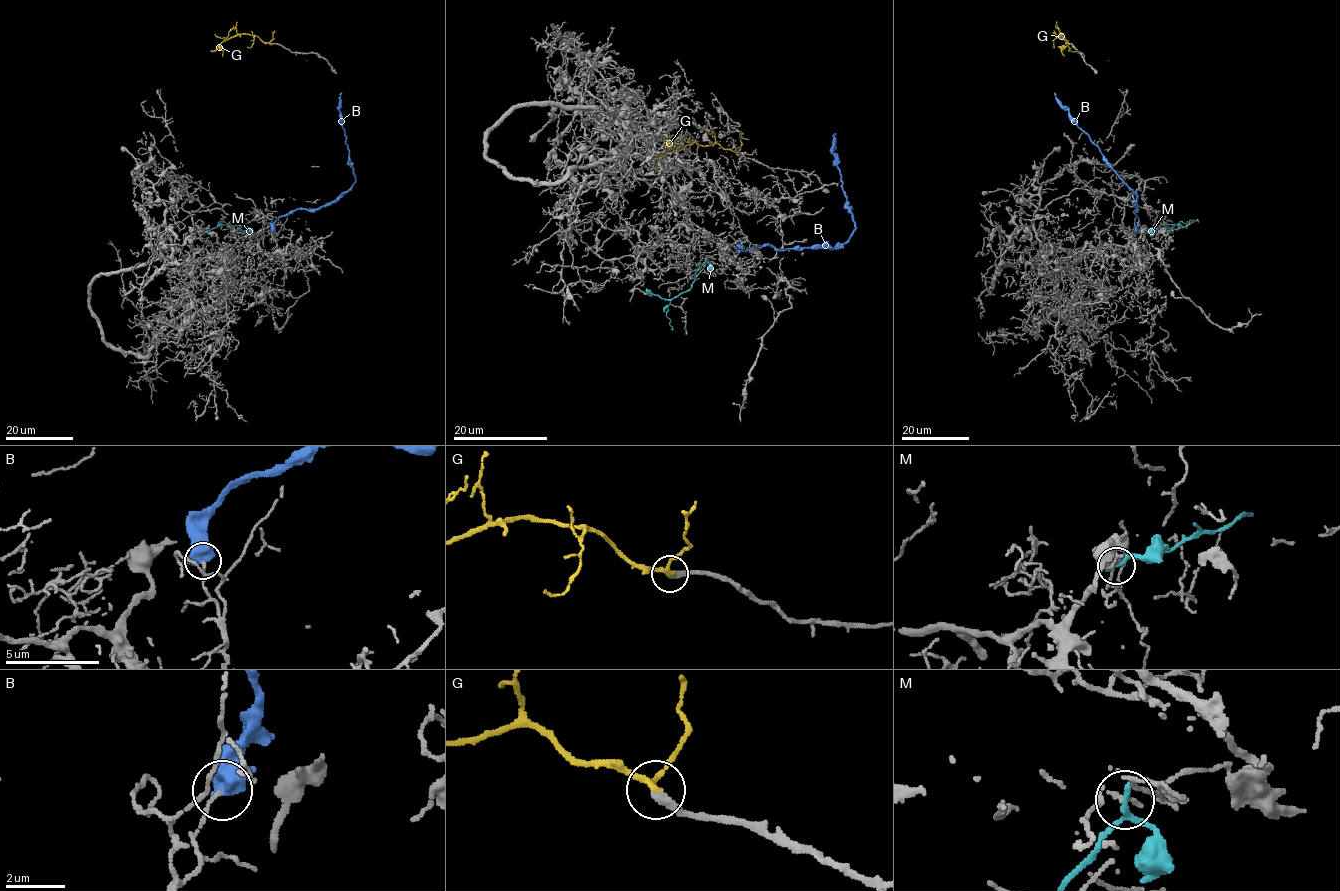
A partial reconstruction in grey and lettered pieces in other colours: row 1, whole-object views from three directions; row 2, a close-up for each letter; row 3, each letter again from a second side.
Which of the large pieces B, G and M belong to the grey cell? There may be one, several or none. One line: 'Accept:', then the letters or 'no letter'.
Accept: G

